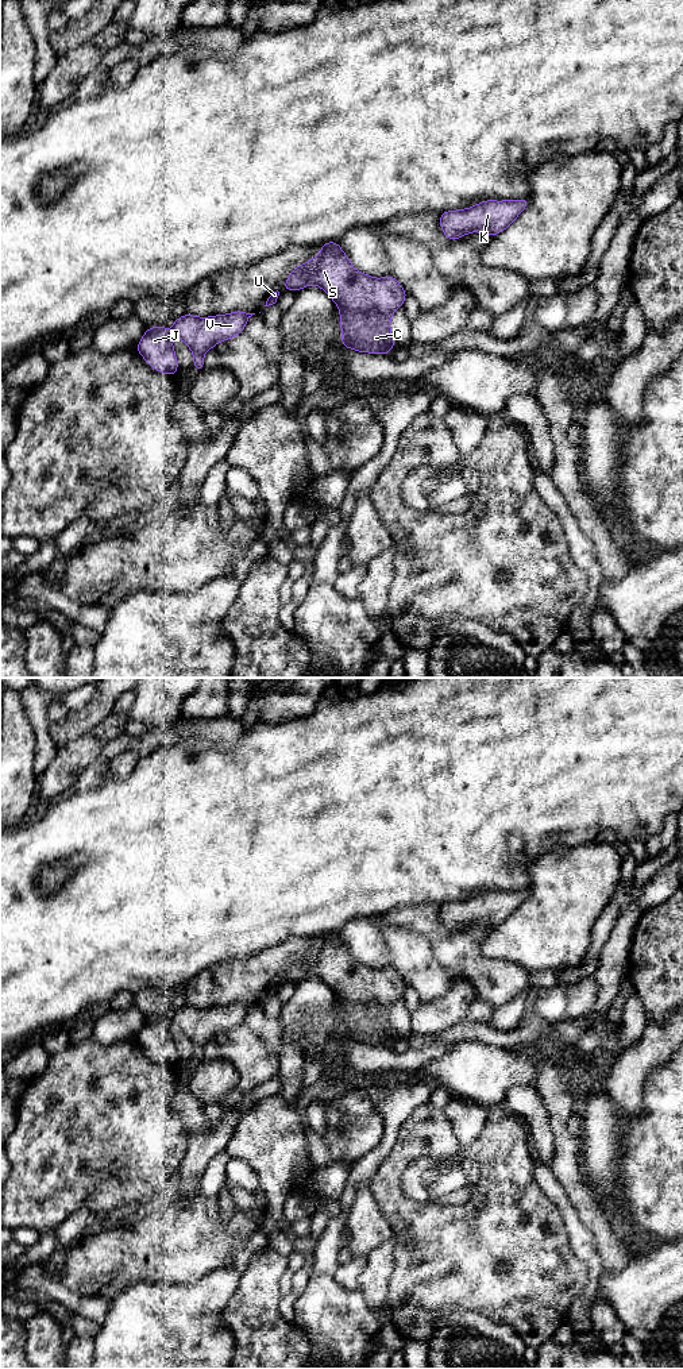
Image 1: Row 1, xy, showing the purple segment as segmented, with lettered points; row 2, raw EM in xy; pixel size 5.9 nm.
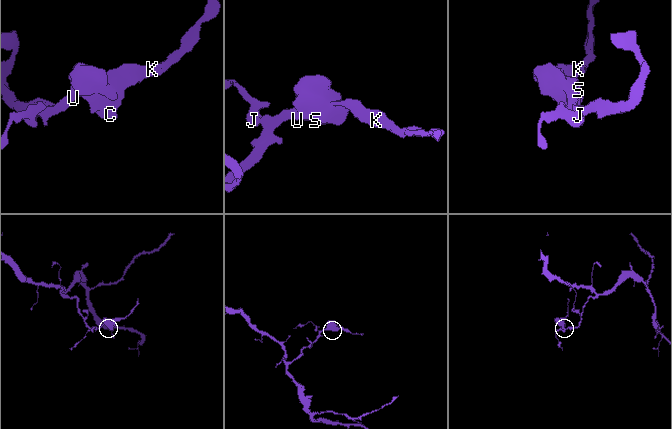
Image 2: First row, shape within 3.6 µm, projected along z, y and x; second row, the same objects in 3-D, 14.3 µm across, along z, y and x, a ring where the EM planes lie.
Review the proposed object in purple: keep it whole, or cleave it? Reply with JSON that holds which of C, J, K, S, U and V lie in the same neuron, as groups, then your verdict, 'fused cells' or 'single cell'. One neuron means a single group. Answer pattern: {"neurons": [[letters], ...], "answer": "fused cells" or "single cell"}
{"neurons": [["C", "K", "S", "U", "V"], ["J"]], "answer": "fused cells"}

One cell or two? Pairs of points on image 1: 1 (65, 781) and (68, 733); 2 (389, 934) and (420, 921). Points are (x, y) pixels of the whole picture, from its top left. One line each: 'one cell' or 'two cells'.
1: two cells
2: two cells

